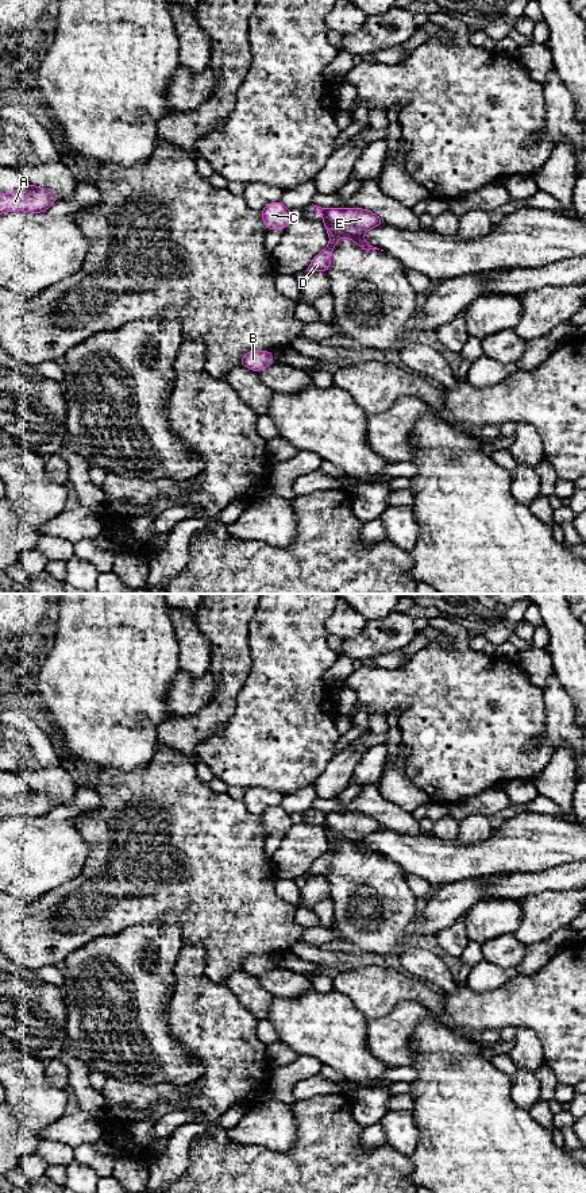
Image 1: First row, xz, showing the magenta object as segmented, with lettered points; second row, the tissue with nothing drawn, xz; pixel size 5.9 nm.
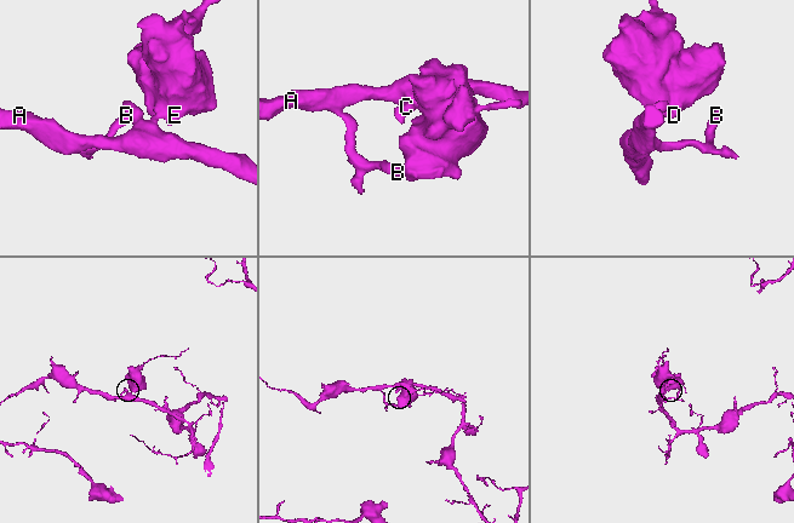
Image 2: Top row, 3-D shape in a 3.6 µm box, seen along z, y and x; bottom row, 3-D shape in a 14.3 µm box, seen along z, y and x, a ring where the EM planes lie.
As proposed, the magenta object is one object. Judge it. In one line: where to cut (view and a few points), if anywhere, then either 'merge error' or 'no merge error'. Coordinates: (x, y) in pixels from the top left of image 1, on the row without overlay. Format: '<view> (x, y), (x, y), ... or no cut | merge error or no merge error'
xz (326, 814), (323, 821) | merge error

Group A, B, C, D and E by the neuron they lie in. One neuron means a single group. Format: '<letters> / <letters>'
A B C / D E

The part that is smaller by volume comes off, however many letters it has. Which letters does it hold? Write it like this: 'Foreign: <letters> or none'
Foreign: D, E

